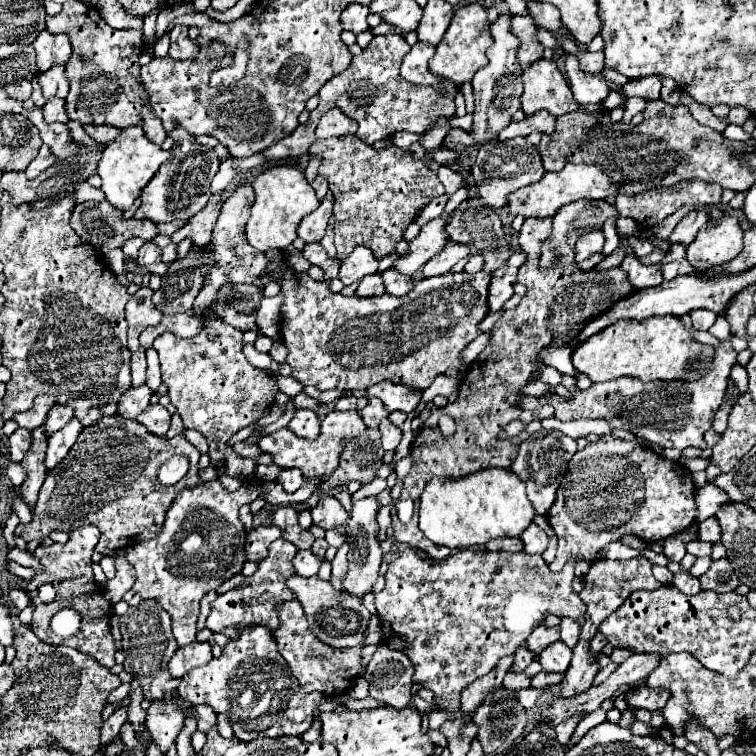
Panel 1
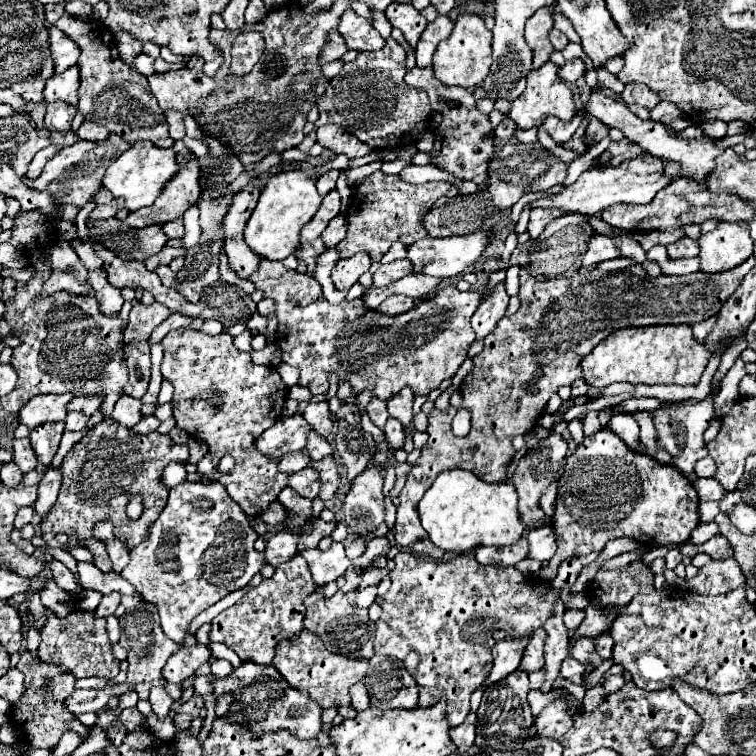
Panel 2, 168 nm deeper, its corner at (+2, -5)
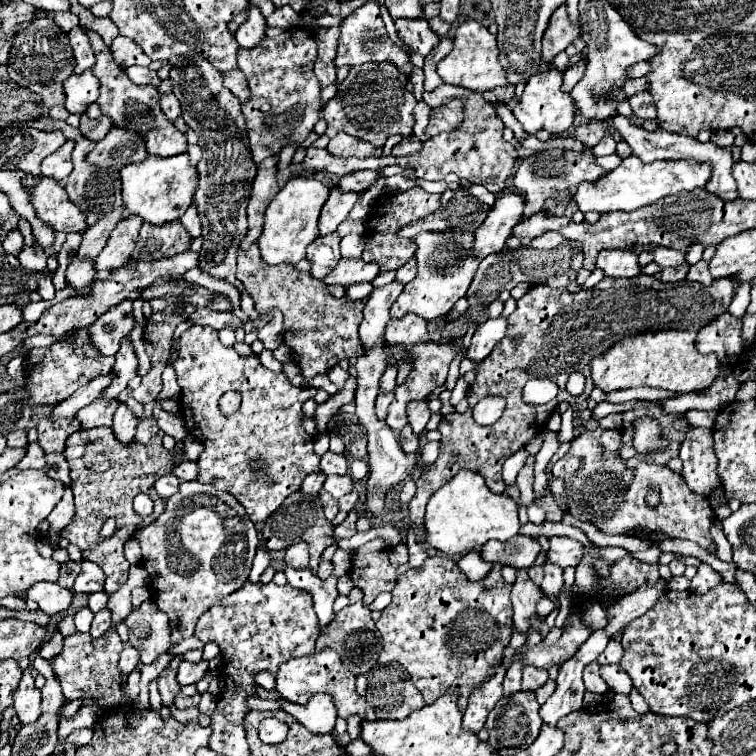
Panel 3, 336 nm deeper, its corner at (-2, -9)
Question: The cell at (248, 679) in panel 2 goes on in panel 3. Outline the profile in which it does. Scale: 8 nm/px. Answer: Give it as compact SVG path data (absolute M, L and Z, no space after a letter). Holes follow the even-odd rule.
M319 693L311 697L307 705L293 705L287 701L281 701L281 705L289 715L293 715L309 731L331 733L335 729L337 709L335 709L333 697L327 693Z

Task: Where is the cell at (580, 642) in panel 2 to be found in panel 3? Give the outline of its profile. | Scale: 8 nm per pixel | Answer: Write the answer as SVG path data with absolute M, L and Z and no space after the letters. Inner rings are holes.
M603 665L601 667L601 675L603 675L607 685L615 693L621 693L621 695L629 695L631 693L631 689L633 689L631 677L619 665Z

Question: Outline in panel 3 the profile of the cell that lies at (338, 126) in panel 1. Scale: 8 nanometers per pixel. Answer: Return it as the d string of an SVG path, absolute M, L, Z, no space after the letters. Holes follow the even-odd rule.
M337 133L331 141L329 141L329 145L327 145L327 151L331 153L331 155L335 155L335 157L343 157L343 159L347 159L347 157L369 157L369 155L373 155L373 157L381 157L381 147L375 147L375 145L371 145L371 143L367 143L367 141L361 141L361 139L357 139L357 137L351 137L351 135L347 135L347 133Z

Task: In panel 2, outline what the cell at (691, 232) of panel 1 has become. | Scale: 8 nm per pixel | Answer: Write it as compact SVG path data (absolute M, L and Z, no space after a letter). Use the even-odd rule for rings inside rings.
M681 237L675 243L667 245L667 253L671 259L681 259L681 257L695 257L699 253L699 243L689 239L689 237Z

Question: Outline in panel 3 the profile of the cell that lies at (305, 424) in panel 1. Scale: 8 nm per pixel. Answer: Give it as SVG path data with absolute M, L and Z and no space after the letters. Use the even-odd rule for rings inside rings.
M327 451L321 457L321 471L325 475L347 475L349 473L349 459L345 455L337 455Z

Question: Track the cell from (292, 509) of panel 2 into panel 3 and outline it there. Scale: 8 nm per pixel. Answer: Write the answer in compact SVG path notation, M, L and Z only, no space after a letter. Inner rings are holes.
M319 471L319 473L311 473L311 475L307 475L305 477L305 481L303 481L303 485L301 485L301 491L305 493L305 495L311 495L311 497L315 497L319 491L321 491L321 483L327 479L327 475L323 473L323 471Z

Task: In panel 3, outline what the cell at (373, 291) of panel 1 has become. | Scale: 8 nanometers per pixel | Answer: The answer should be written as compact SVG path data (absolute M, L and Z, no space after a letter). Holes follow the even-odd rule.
M423 231L413 237L417 245L417 277L403 289L397 303L391 307L395 319L415 313L425 321L435 321L445 317L453 305L467 293L479 259L473 251L475 235L473 231Z

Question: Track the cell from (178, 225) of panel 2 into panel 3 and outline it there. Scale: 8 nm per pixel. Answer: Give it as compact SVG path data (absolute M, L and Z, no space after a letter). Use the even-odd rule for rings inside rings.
M192 204L187 211L185 211L185 215L179 219L187 229L189 229L189 233L191 233L192 238L199 237L202 232L202 224L198 215L197 208L194 204Z

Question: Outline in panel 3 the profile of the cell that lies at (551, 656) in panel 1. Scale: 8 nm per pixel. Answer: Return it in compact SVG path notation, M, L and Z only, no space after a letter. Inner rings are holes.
M589 663L589 665L585 667L585 671L583 671L583 681L585 681L585 689L587 689L587 691L599 693L599 695L603 695L603 693L609 691L607 683L603 681L603 677L601 677L601 673L599 673L599 663Z

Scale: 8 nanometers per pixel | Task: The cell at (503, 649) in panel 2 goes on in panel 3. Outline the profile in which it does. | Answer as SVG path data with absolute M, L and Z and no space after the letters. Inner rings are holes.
M517 569L517 581L511 591L511 603L513 603L513 623L519 631L529 633L531 627L541 629L543 621L539 621L535 605L537 599L545 597L545 593L529 579L527 569Z

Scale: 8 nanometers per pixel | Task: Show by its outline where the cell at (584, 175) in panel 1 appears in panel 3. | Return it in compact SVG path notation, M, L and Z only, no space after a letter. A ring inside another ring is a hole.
M631 155L621 161L621 165L609 173L605 173L599 183L581 183L575 193L575 203L579 205L579 211L597 211L597 213L609 213L609 211L635 211L639 207L645 207L649 203L655 203L661 197L679 193L679 191L693 191L703 189L707 181L711 179L711 165L699 163L695 159L679 159L679 161L653 161L643 163L639 157Z

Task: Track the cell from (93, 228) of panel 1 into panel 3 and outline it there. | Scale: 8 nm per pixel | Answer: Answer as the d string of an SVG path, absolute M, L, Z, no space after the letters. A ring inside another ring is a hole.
M179 221L167 223L163 227L155 227L149 222L144 222L131 259L145 259L145 261L163 259L183 253L189 247L191 235Z

